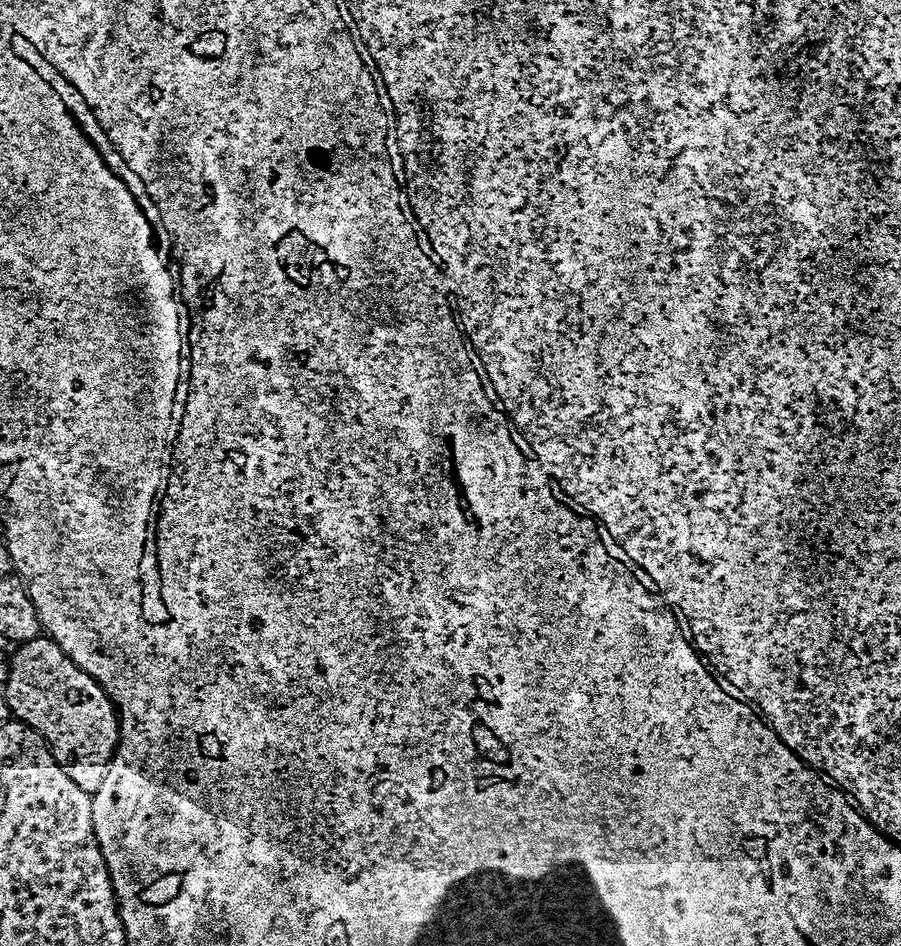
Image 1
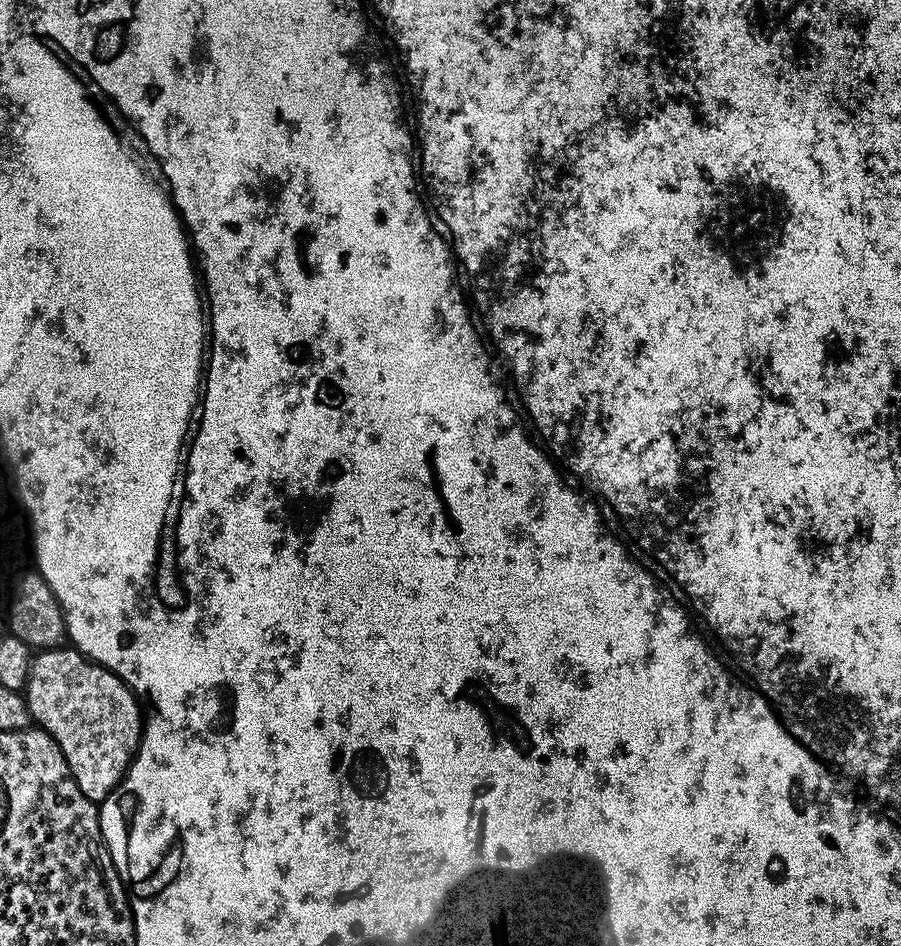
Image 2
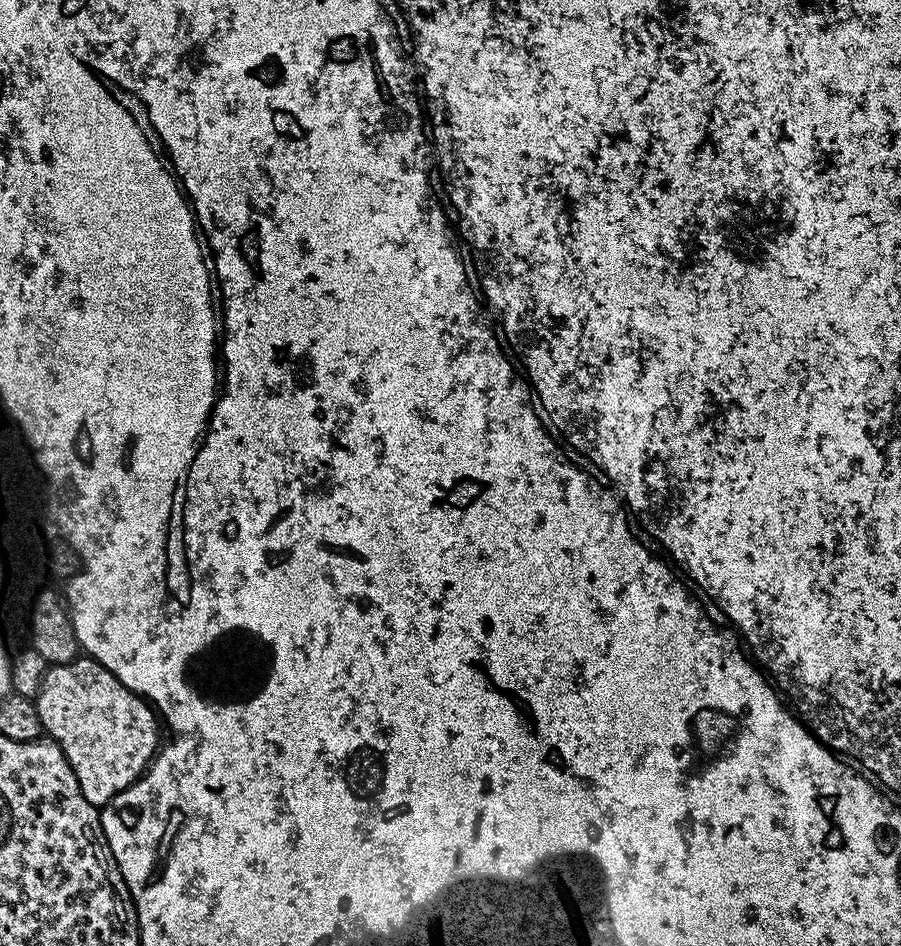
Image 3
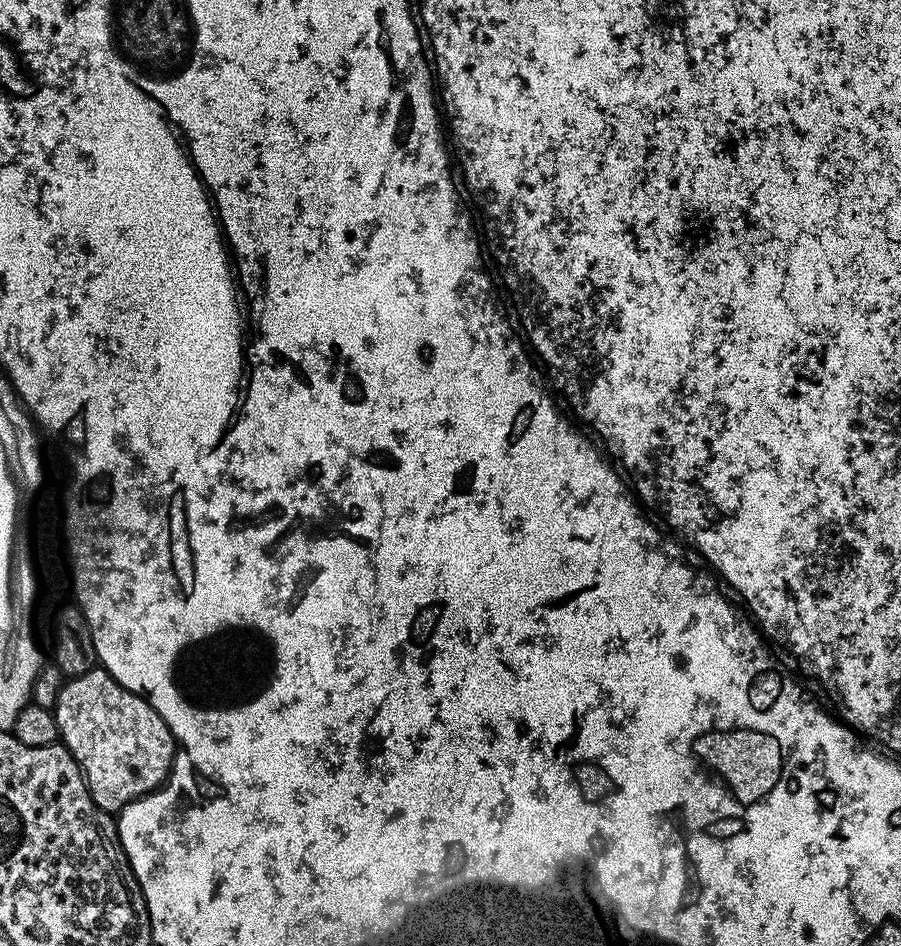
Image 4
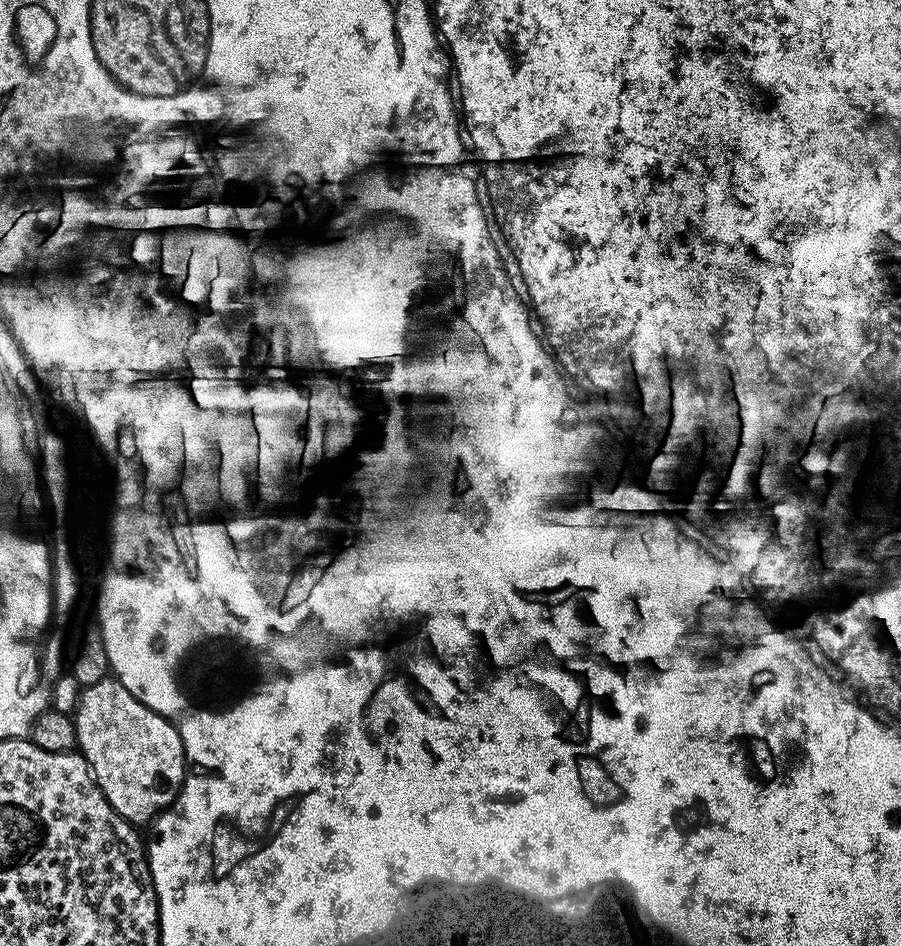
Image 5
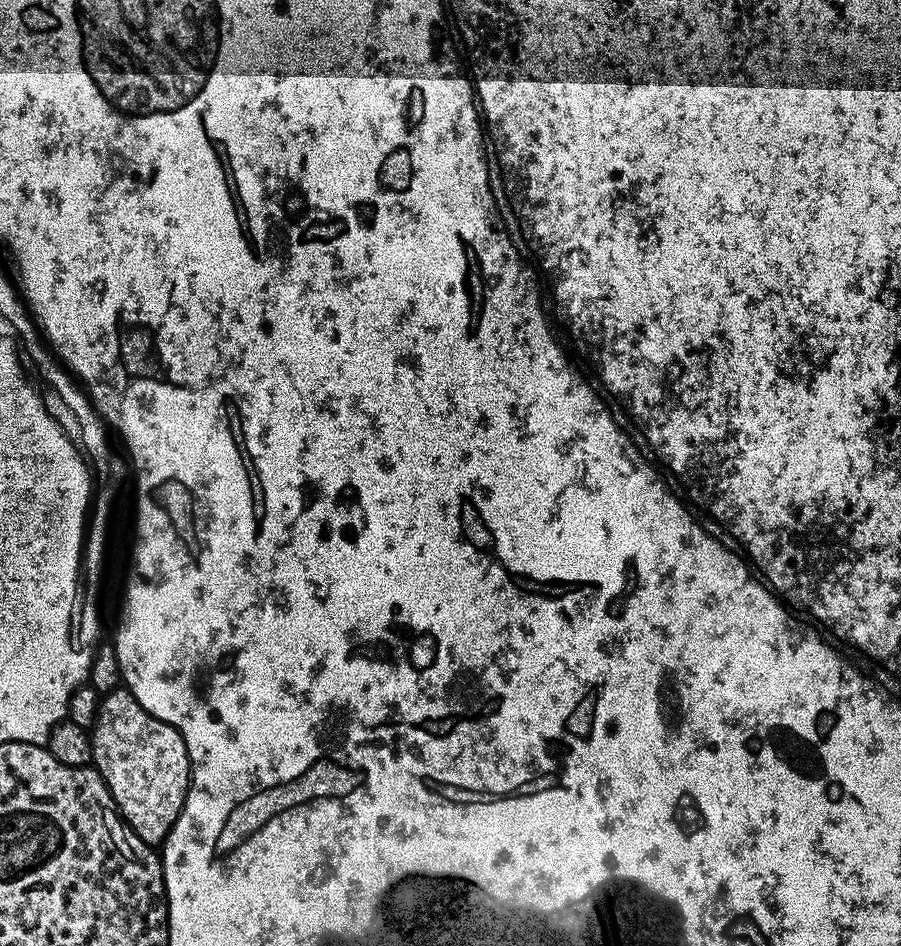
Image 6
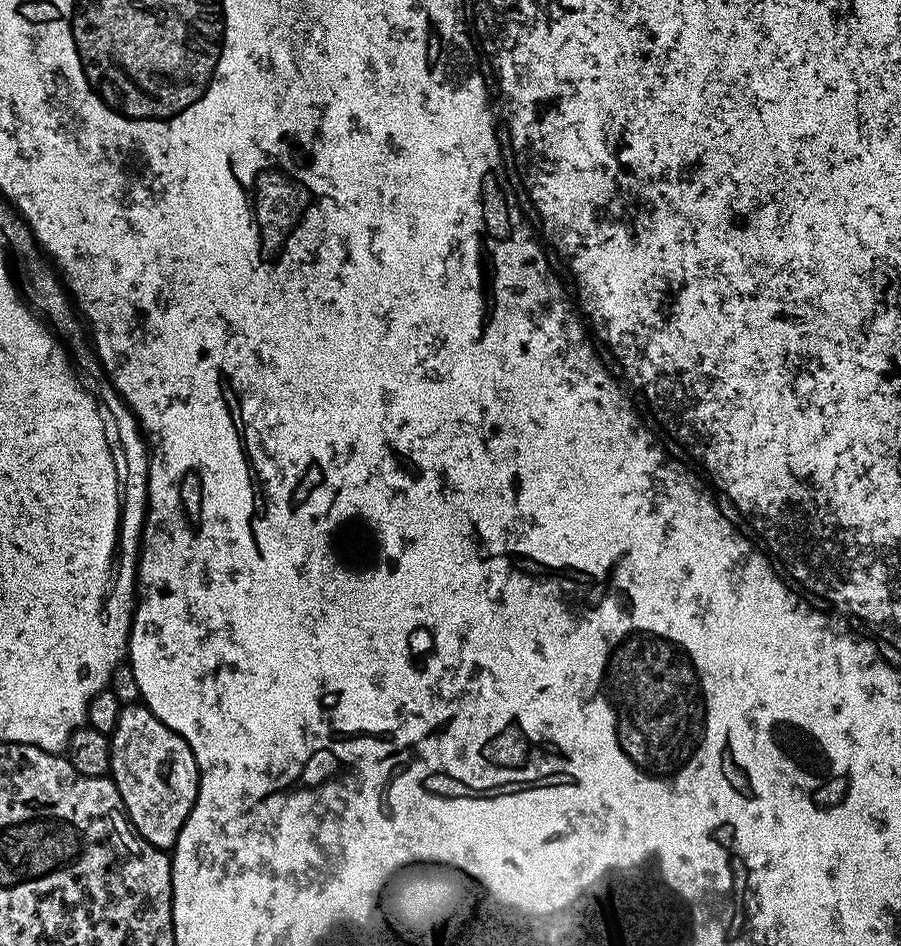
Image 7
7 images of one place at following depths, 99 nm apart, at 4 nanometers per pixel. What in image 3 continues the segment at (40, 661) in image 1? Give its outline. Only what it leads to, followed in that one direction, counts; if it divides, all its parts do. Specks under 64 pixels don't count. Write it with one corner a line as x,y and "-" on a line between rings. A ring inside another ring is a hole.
77,658
68,664
51,665
35,701
38,718
42,718
45,733
64,751
86,802
97,806
106,805
148,771
161,743
161,725
158,723
157,713
143,696
130,691
113,672
103,668
97,660

